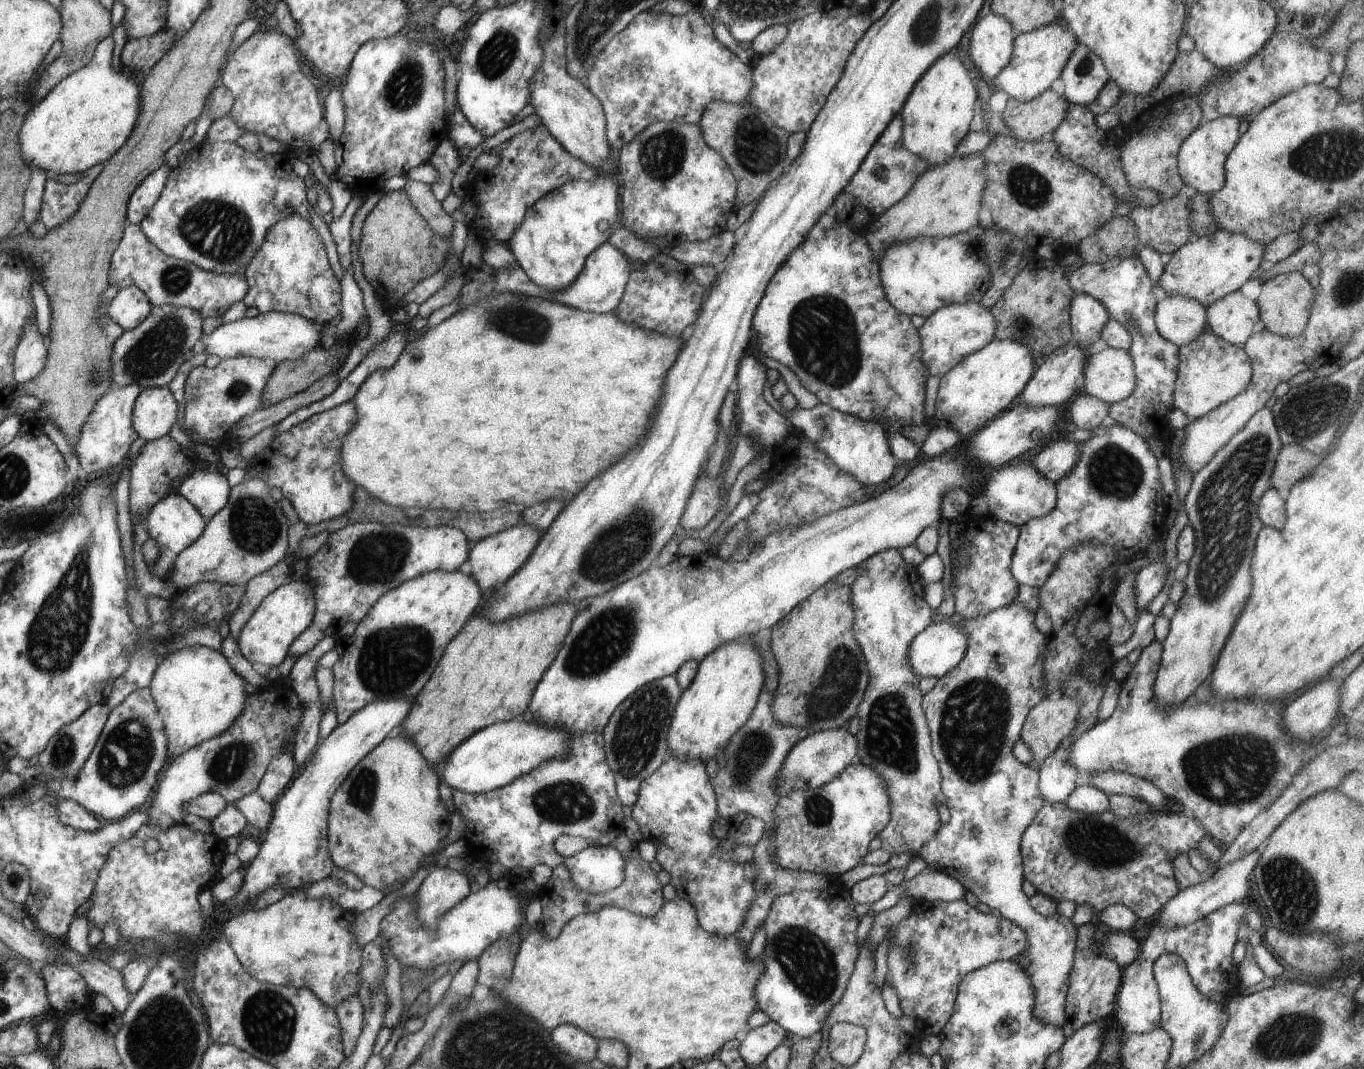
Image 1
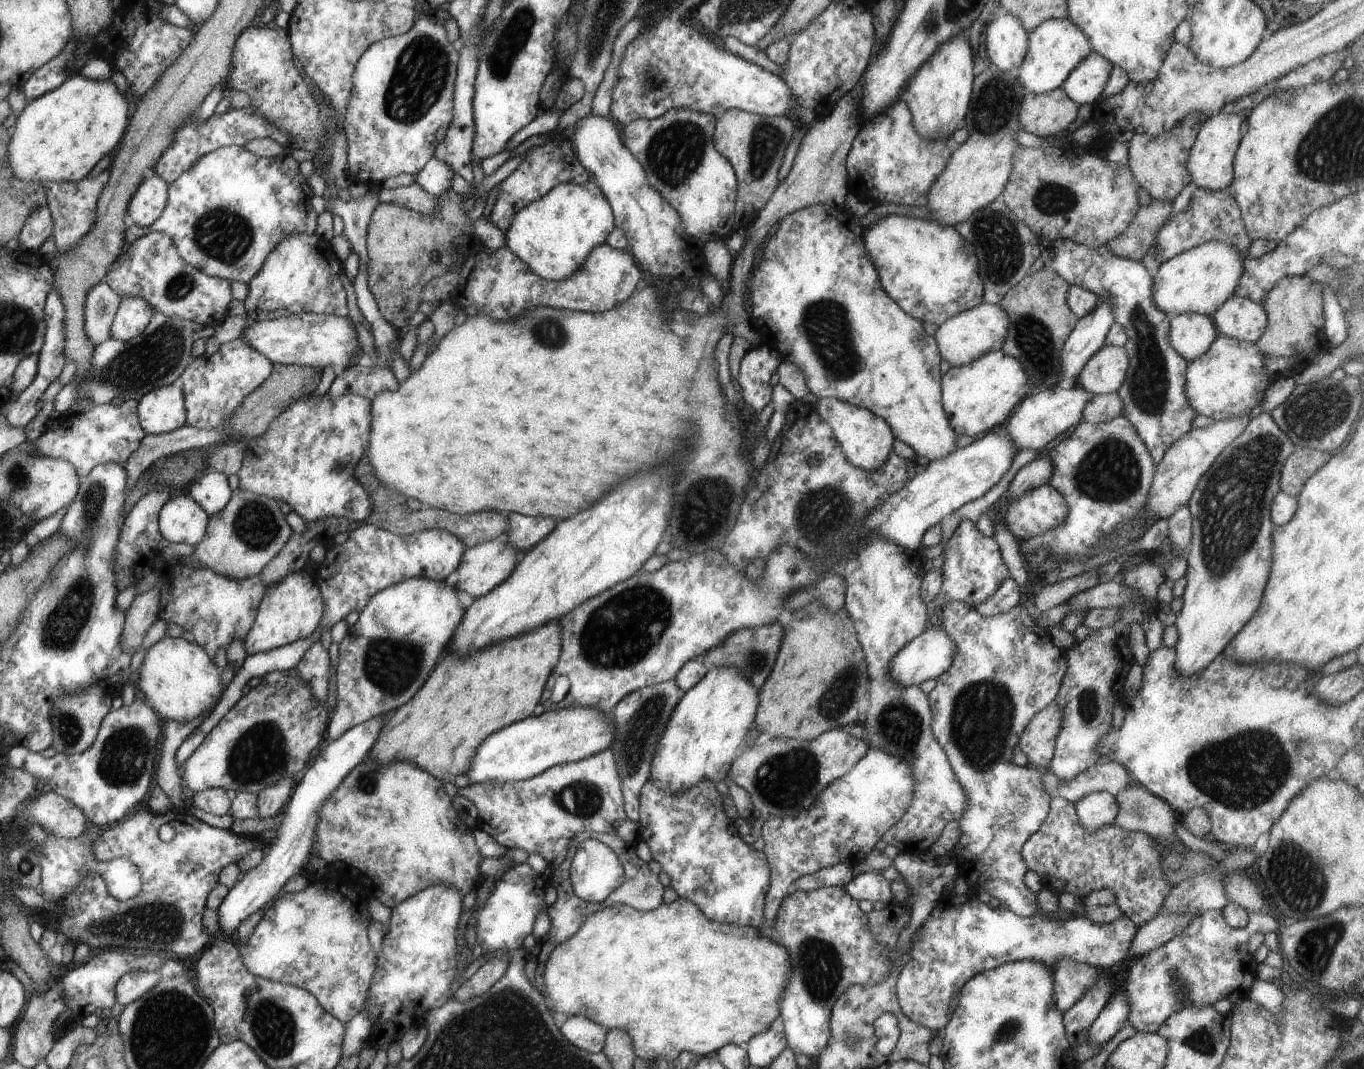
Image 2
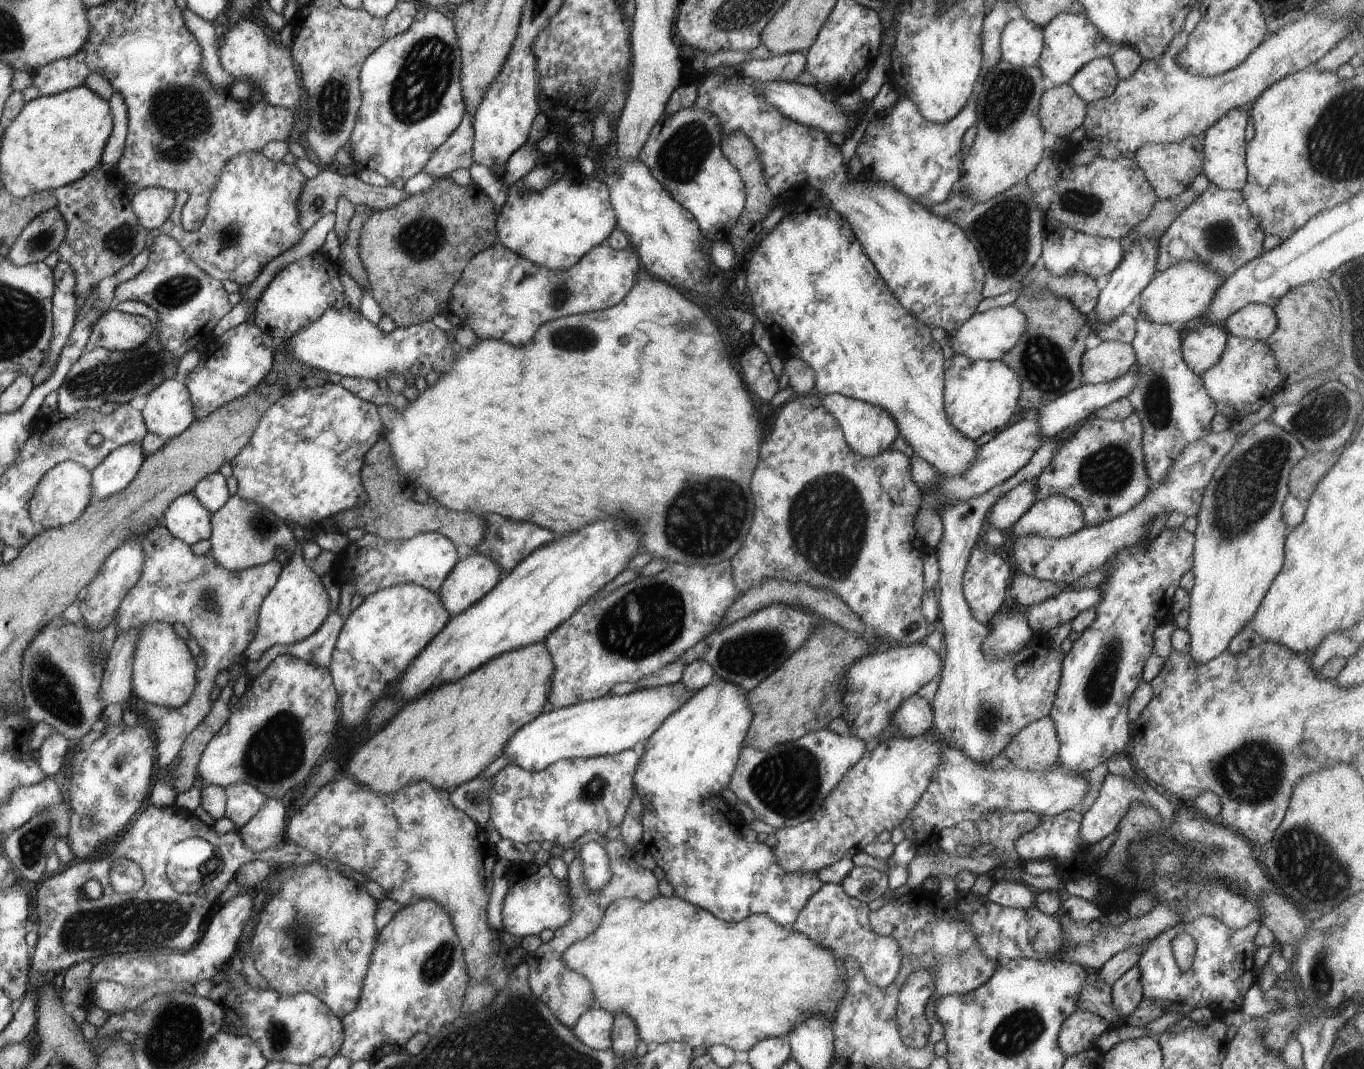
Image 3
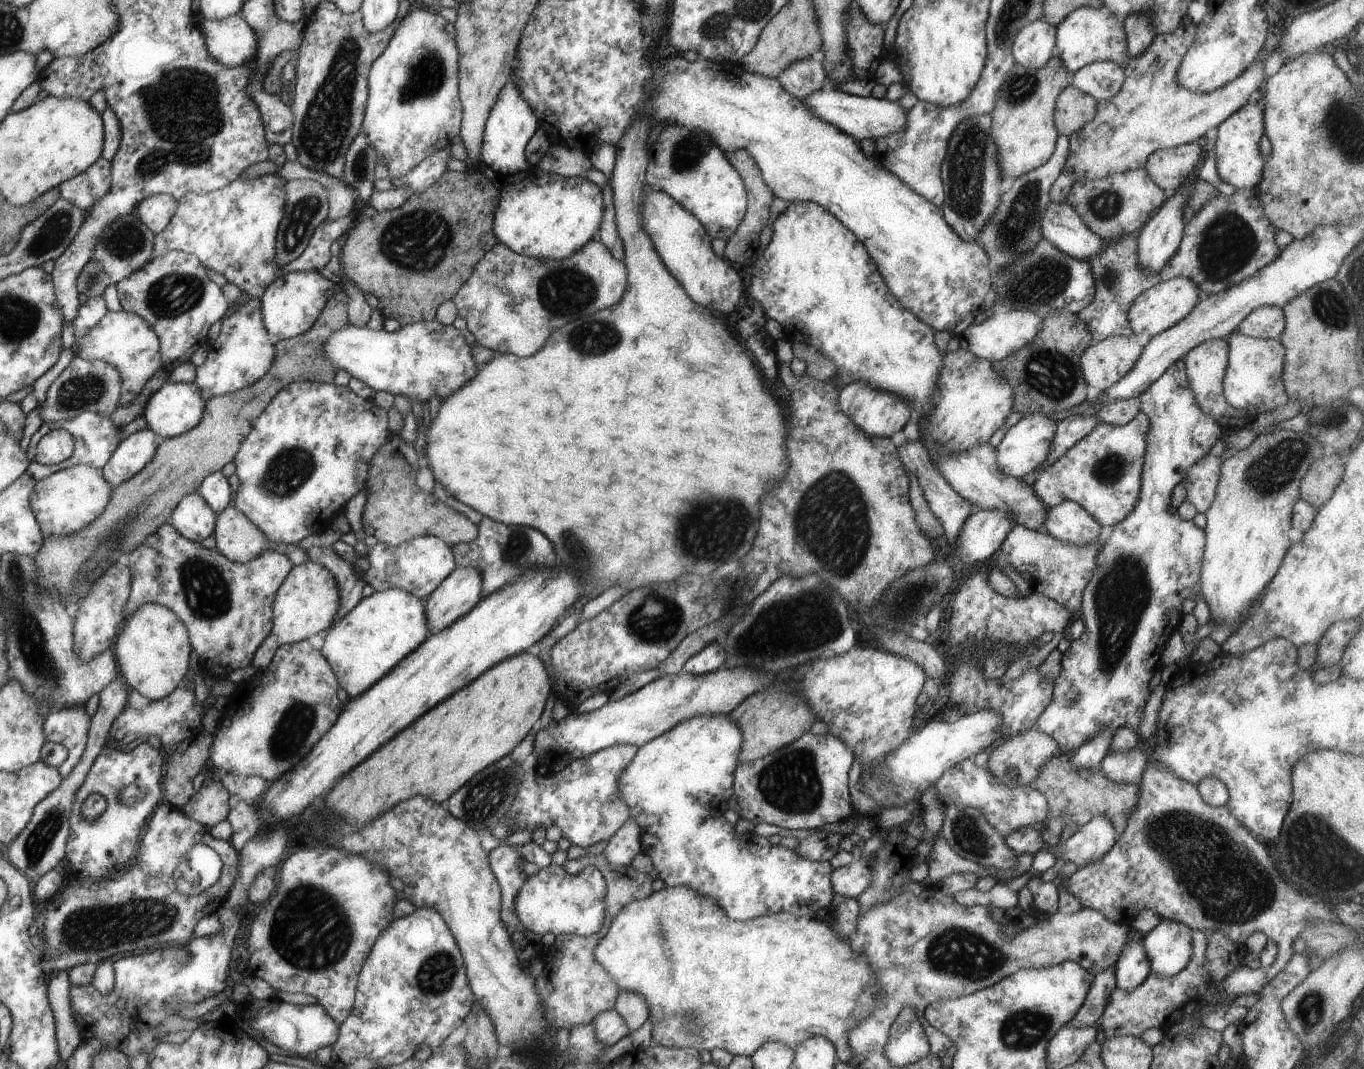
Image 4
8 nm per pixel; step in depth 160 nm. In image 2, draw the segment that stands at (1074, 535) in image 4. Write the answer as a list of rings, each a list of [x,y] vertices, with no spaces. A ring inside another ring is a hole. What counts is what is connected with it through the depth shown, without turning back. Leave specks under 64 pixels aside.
[[[1046,484],[1008,503],[1004,518],[1010,532],[1023,542],[1058,528],[1064,524],[1068,513],[1066,499]]]

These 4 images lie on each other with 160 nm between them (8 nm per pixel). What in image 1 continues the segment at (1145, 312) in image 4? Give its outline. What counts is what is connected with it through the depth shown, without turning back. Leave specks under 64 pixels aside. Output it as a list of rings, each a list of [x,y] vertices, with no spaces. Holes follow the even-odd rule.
[[[1218,229],[1211,235],[1204,235],[1175,250],[1166,259],[1157,285],[1168,295],[1182,295],[1208,308],[1227,294],[1238,291],[1244,282],[1254,277],[1254,273],[1261,268],[1264,247],[1246,235]]]

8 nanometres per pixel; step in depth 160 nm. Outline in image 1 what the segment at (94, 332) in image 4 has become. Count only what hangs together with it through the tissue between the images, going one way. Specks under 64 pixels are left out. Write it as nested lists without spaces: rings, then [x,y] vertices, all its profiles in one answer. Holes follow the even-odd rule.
[[[137,286],[120,289],[107,308],[107,315],[125,331],[135,329],[151,313],[154,306]]]

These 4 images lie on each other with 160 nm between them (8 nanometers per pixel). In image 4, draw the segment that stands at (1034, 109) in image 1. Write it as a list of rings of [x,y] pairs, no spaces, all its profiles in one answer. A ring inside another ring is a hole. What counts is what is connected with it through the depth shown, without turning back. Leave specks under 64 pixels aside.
[[[1068,85],[1056,99],[1055,125],[1060,135],[1078,132],[1097,115],[1098,101],[1083,90]]]

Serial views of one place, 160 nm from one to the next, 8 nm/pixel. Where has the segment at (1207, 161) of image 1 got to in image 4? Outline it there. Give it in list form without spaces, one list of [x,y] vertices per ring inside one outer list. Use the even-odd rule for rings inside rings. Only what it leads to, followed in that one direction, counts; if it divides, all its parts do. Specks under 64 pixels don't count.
[[[1246,103],[1218,126],[1215,140],[1216,166],[1220,178],[1237,189],[1256,189],[1262,180],[1265,160],[1260,154],[1260,138],[1265,134],[1264,108]]]

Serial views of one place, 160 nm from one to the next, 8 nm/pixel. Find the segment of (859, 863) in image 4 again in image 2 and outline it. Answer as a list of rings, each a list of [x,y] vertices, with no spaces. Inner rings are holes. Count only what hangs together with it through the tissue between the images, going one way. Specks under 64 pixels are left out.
[[[868,871],[854,875],[844,886],[846,892],[857,901],[894,903],[891,884],[879,871]]]

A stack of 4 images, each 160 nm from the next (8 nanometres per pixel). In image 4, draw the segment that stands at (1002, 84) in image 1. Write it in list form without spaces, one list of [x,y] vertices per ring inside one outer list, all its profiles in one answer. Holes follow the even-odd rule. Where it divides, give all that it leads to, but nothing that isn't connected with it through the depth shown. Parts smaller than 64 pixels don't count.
[[[1083,6],[1073,10],[1059,25],[1055,32],[1055,54],[1067,66],[1071,74],[1094,61],[1112,61],[1124,67],[1129,60],[1127,34],[1121,21],[1106,6],[1092,8]]]

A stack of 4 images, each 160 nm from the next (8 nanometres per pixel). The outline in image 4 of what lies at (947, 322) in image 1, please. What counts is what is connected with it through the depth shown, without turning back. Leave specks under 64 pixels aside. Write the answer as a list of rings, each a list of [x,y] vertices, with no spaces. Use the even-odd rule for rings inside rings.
[[[1000,310],[981,324],[970,325],[959,337],[964,348],[978,358],[996,363],[1030,344],[1042,328],[1044,318],[1030,311]]]

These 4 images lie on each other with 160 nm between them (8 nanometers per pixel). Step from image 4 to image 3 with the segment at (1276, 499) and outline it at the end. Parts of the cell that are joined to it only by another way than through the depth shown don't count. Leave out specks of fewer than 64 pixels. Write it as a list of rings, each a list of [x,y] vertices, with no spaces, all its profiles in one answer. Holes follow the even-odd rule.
[[[1270,419],[1260,422],[1253,427],[1254,429],[1247,431],[1243,434],[1242,438],[1237,440],[1232,450],[1220,461],[1216,472],[1212,480],[1208,483],[1207,489],[1203,494],[1203,501],[1196,515],[1198,517],[1198,526],[1195,528],[1195,547],[1193,552],[1193,567],[1190,572],[1194,573],[1195,585],[1189,592],[1190,606],[1189,606],[1189,624],[1186,630],[1189,632],[1191,638],[1191,650],[1189,655],[1195,660],[1195,663],[1205,663],[1213,658],[1216,658],[1219,654],[1222,654],[1229,647],[1229,642],[1246,626],[1246,623],[1254,616],[1254,613],[1258,610],[1262,599],[1272,581],[1280,570],[1282,570],[1283,562],[1285,559],[1285,538],[1288,534],[1288,525],[1283,521],[1283,502],[1289,495],[1288,481],[1292,472],[1292,469],[1300,462],[1306,455],[1307,450],[1301,445],[1301,442],[1293,437],[1292,434],[1286,432],[1283,428],[1276,426],[1270,422]]]

